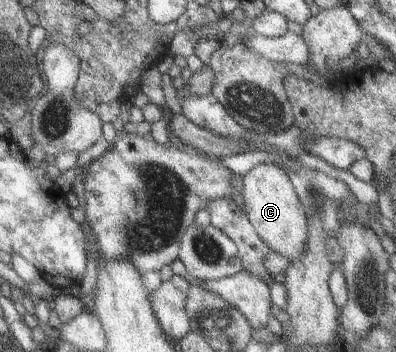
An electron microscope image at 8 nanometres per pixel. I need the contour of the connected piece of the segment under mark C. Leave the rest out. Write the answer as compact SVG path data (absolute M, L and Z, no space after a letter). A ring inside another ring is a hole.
M257 163L243 174L241 184L244 216L261 242L288 260L299 258L307 240L307 219L286 172L275 163Z

